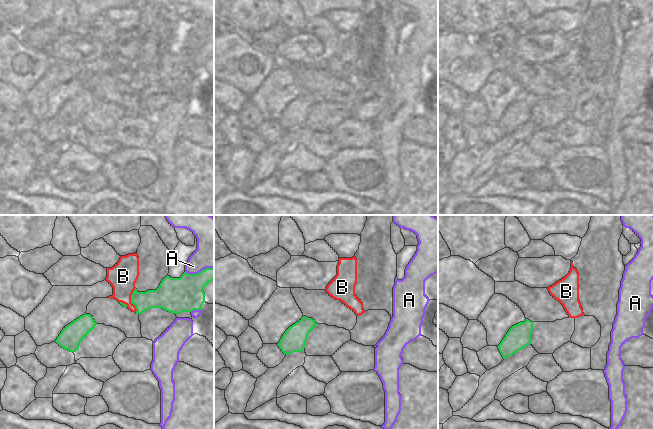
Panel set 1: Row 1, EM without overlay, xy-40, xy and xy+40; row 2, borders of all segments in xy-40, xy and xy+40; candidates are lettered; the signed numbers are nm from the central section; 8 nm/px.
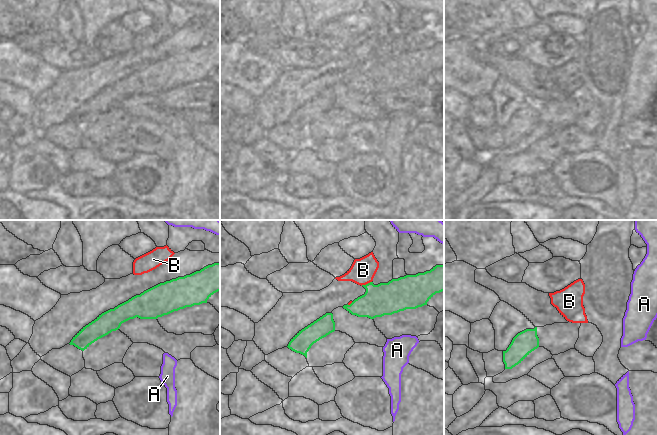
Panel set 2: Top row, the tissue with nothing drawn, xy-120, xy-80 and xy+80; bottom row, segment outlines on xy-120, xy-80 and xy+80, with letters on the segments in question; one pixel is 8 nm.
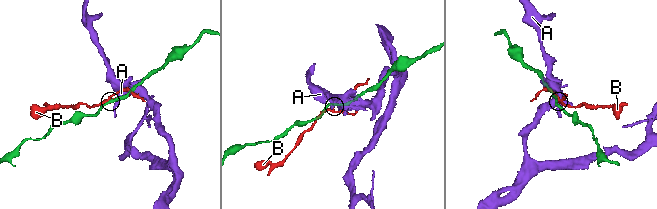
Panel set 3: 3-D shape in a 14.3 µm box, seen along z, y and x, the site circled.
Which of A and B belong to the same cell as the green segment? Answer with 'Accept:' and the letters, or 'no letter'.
Accept: no letter

